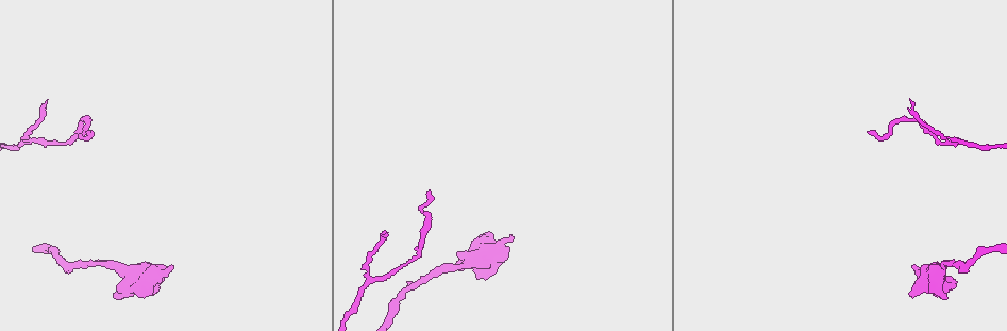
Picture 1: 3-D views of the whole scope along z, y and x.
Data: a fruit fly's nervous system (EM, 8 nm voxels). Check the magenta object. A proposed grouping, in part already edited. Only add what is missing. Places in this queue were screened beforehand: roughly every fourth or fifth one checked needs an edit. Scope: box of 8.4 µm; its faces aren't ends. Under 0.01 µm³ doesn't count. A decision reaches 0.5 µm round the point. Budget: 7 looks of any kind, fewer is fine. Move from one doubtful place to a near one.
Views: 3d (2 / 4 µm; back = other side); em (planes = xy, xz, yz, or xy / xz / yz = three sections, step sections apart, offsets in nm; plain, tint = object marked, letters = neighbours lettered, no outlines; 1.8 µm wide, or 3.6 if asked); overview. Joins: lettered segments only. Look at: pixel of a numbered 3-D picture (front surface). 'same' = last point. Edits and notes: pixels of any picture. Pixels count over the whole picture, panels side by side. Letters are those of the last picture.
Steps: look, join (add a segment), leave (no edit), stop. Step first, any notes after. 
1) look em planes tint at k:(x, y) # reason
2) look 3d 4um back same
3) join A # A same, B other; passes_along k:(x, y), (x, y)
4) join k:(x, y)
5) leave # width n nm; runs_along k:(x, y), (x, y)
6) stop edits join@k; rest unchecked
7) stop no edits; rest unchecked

look em xy step 8 tint at 1:(912, 102) # branch stops here

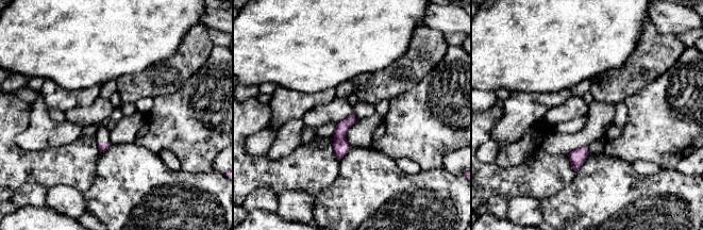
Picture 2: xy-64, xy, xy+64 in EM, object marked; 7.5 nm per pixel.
look em planes letters same # another direction

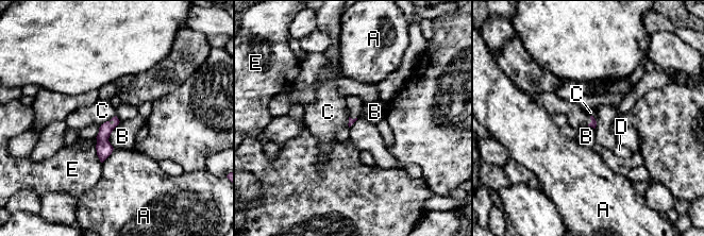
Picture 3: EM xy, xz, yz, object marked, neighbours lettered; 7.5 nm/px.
leave # A other, B other, C other, D other, E other; none of them fits

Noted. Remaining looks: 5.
look 3d 2um at 1:(913, 266) # free end

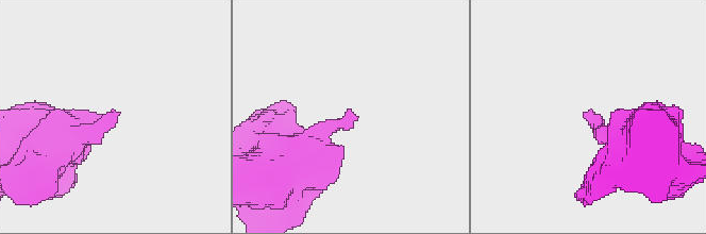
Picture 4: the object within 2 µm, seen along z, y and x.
look em xy step 4 tint at 4:(113, 110) # need the tissue

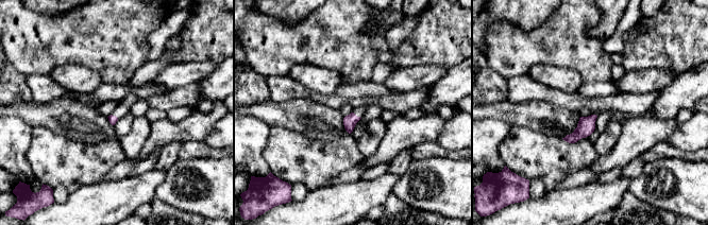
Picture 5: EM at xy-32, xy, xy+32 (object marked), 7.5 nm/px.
look em planes letters same # cut it another way

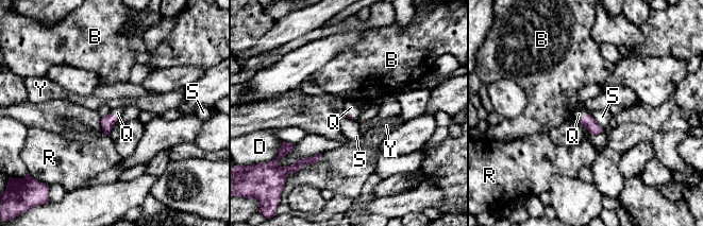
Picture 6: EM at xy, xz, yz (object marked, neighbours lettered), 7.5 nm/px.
join Q # longest_contact S 160 nm; B other, D other, Q same, R other, S other, Y other; passes_along 6:(588, 121), (583, 117), (579, 114); the neuron continues

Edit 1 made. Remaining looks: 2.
look overview # redraw

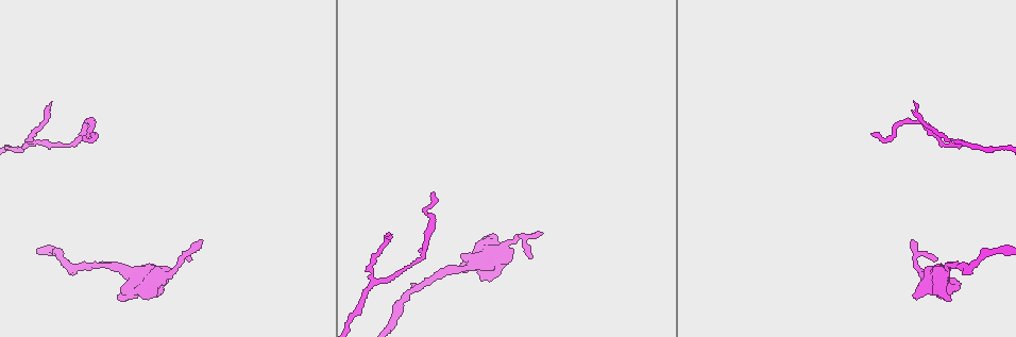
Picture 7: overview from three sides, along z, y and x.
look em planes letters at 7:(118, 298) # thick end

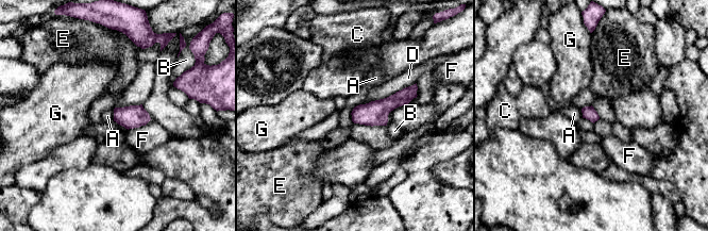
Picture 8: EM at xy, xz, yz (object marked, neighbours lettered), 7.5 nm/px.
leave # A other, B other, C other, D other, E other, F other, G other; runs_along 8:(414, 93), (375, 113), (354, 118); none of them fits

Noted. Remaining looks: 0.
stop edits join@6; rest unchecked

